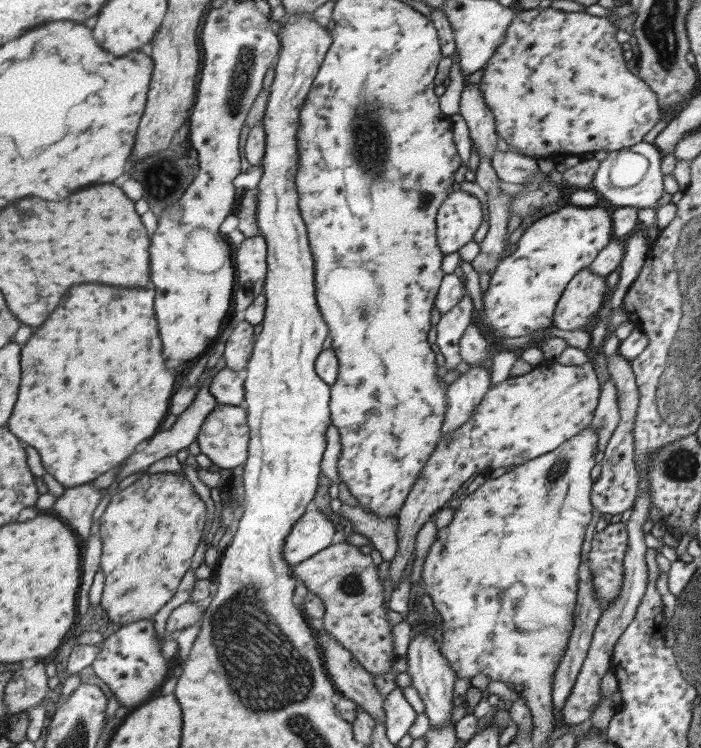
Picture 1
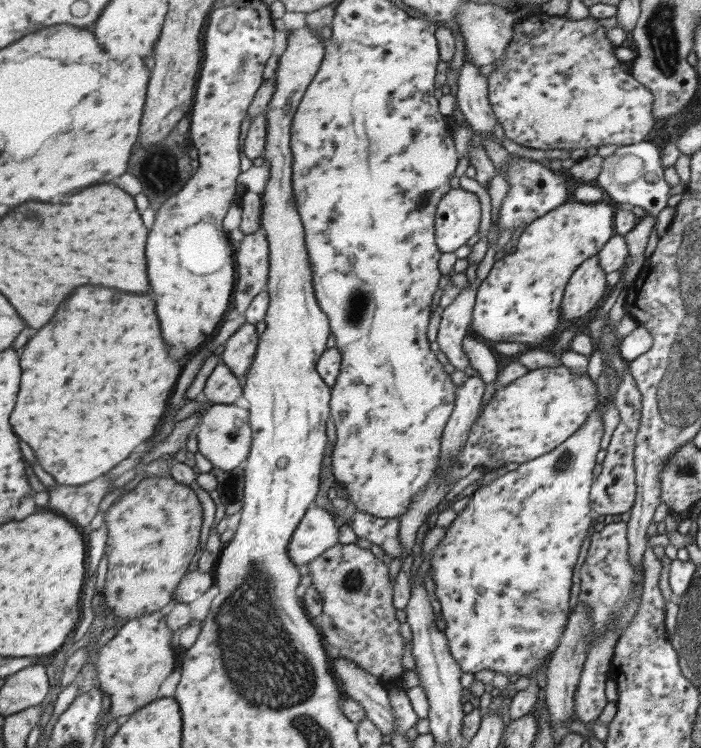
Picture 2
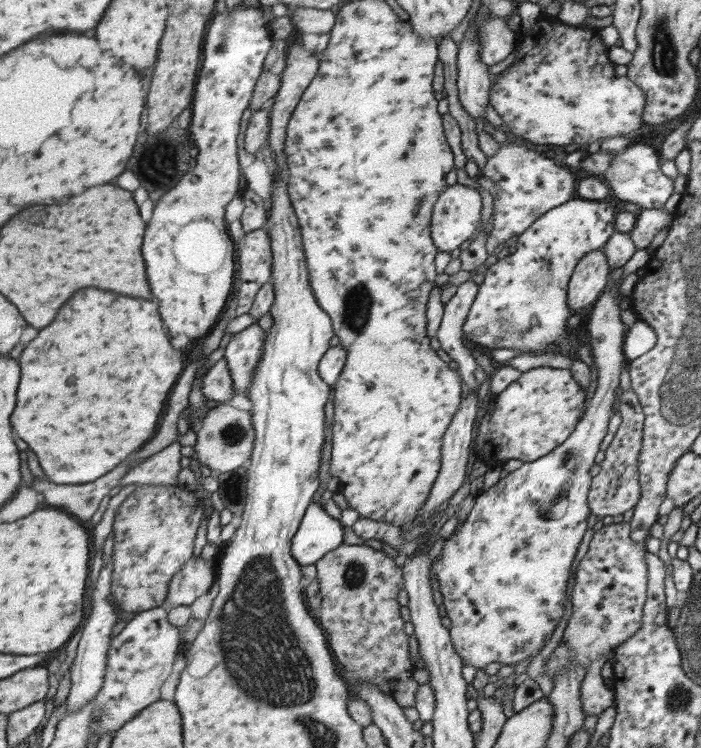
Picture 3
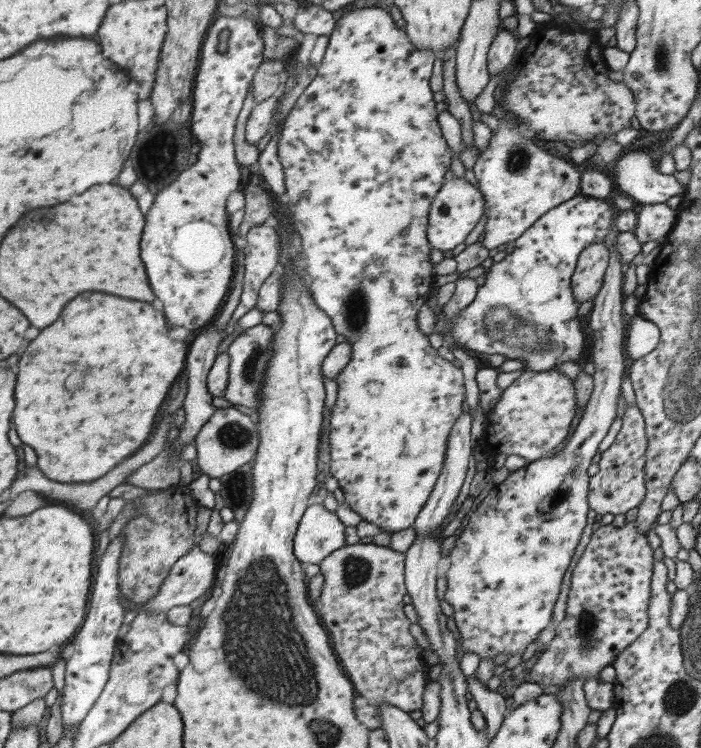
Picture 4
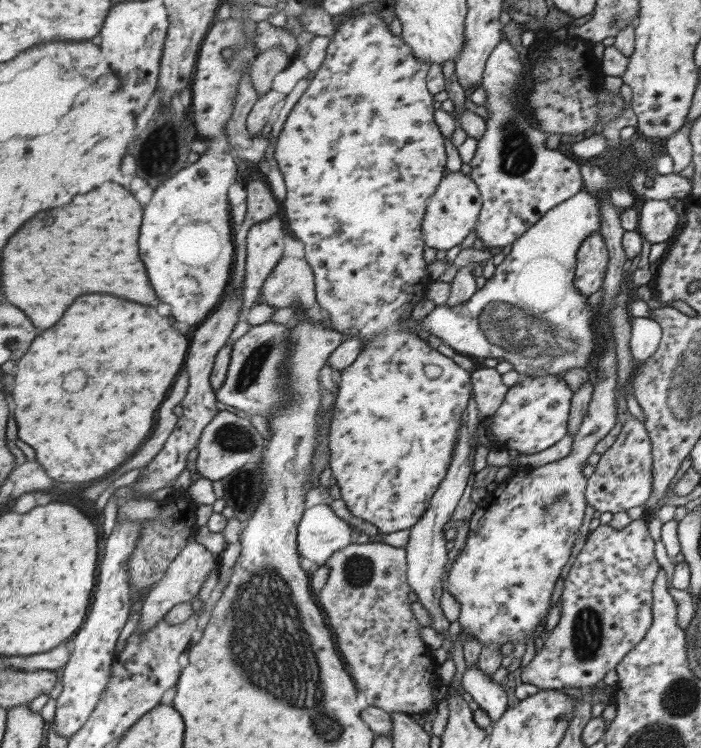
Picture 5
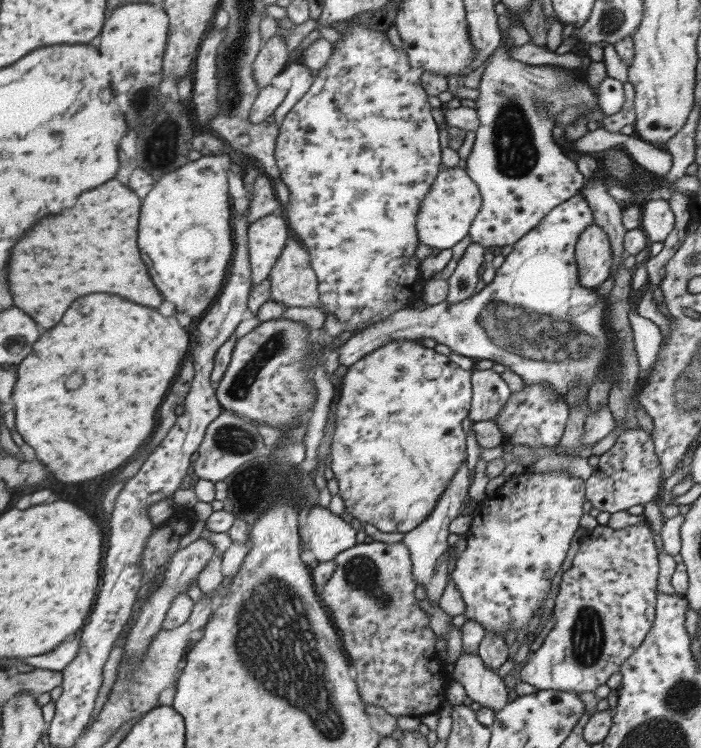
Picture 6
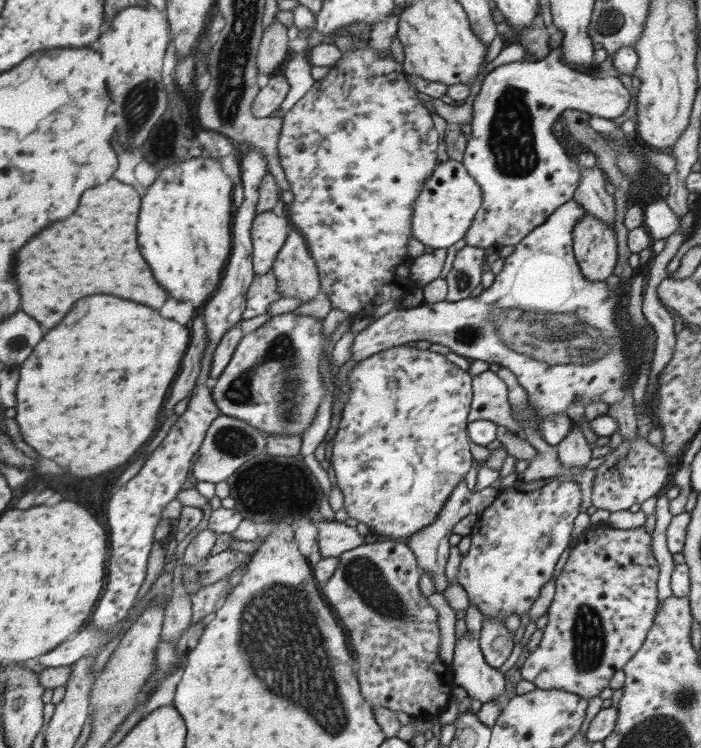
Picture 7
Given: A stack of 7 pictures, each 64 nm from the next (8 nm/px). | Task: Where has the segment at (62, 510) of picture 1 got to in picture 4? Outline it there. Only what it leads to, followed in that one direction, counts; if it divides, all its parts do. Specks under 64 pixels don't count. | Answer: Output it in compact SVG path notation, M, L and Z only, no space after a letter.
M166 416L160 424L162 426L158 426L158 430L154 432L154 436L152 436L152 440L136 454L136 456L132 456L130 460L126 460L126 462L122 462L122 464L118 464L114 470L110 470L106 476L102 476L102 478L98 478L98 480L93 480L87 483L59 483L54 482L54 480L50 480L50 478L46 478L38 468L32 468L26 466L24 471L20 471L15 476L14 482L11 484L11 496L10 501L16 498L17 494L21 492L32 490L36 491L40 494L40 496L44 496L44 498L48 500L56 500L56 502L66 502L71 509L74 509L78 514L82 514L84 517L91 517L91 510L98 504L98 500L103 496L109 494L109 492L116 488L119 484L123 484L125 482L125 478L128 478L137 468L140 468L143 464L148 464L155 456L158 456L162 450L166 448L166 434L168 434L168 430L170 426L166 426L166 424L172 424L173 416Z

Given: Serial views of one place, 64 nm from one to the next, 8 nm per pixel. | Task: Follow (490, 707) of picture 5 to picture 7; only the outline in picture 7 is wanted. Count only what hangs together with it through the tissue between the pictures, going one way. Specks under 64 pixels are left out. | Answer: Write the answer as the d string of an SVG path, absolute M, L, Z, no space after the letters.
M466 632L455 646L452 658L454 682L482 703L496 700L504 693L506 678L499 670L486 664L479 635Z

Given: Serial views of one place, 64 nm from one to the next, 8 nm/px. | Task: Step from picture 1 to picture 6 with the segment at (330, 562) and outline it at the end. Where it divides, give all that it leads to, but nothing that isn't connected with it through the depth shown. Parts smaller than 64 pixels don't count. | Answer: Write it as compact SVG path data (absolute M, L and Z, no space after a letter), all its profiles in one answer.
M356 543L333 558L336 568L318 595L340 635L343 650L351 661L353 675L361 698L369 705L384 708L394 716L436 713L446 702L445 692L451 683L445 663L437 656L430 619L418 607L414 597L417 584L413 577L410 553L404 543Z

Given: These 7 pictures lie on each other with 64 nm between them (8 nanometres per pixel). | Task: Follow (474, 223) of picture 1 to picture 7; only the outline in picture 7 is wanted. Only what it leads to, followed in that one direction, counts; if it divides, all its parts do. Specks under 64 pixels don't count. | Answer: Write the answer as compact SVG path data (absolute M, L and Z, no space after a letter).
M456 160L440 162L430 178L422 184L414 202L411 230L414 238L433 249L448 249L466 236L483 196L480 186L466 167Z

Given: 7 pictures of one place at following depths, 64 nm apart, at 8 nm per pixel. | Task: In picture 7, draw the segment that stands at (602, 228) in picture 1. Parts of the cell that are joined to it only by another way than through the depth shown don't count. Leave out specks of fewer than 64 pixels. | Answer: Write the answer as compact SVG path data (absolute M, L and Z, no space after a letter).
M572 198L568 202L565 202L540 224L540 226L537 226L532 232L529 232L522 242L515 246L516 250L504 260L504 268L502 268L500 274L496 276L490 288L484 289L482 293L476 297L468 297L459 302L452 303L449 301L441 301L435 304L423 305L419 308L392 310L357 334L351 346L351 357L354 358L354 360L361 361L377 352L392 348L393 346L404 345L413 340L429 340L432 343L448 346L452 352L460 354L460 356L464 356L466 359L485 360L489 363L495 362L502 367L504 366L504 368L509 368L518 378L520 386L524 387L524 390L526 390L528 402L534 405L535 409L543 415L554 413L564 413L567 415L566 409L568 405L574 398L578 398L578 396L582 398L585 407L595 398L604 399L608 407L622 400L625 389L630 385L630 382L632 380L635 382L636 376L638 376L636 367L639 367L635 360L635 358L638 358L637 351L635 351L635 349L638 350L639 348L638 332L635 331L633 326L631 328L623 327L624 314L626 315L624 306L628 304L629 285L626 285L626 287L609 287L606 281L588 281L586 277L582 275L582 270L576 261L576 256L574 256L572 231L574 231L577 222L583 218L585 214L587 214L587 210L576 199Z

